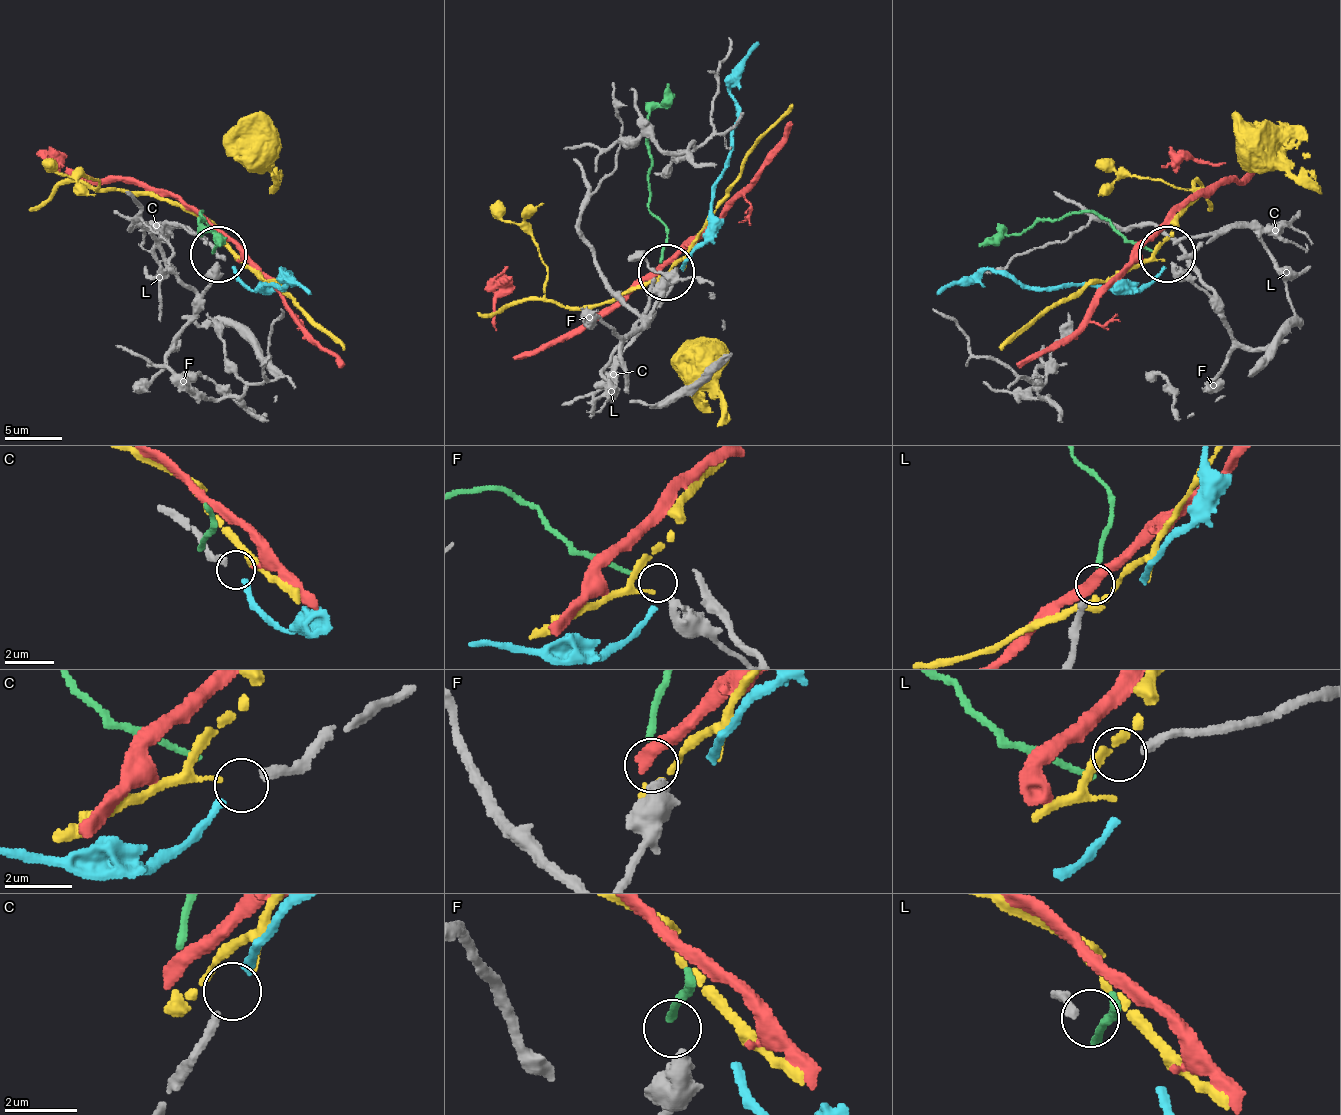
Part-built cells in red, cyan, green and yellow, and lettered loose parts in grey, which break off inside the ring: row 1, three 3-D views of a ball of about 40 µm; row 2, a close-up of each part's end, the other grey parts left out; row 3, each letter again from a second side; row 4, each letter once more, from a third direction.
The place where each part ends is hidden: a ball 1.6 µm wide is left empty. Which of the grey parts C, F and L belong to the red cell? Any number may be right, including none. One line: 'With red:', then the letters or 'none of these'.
With red: none of these

